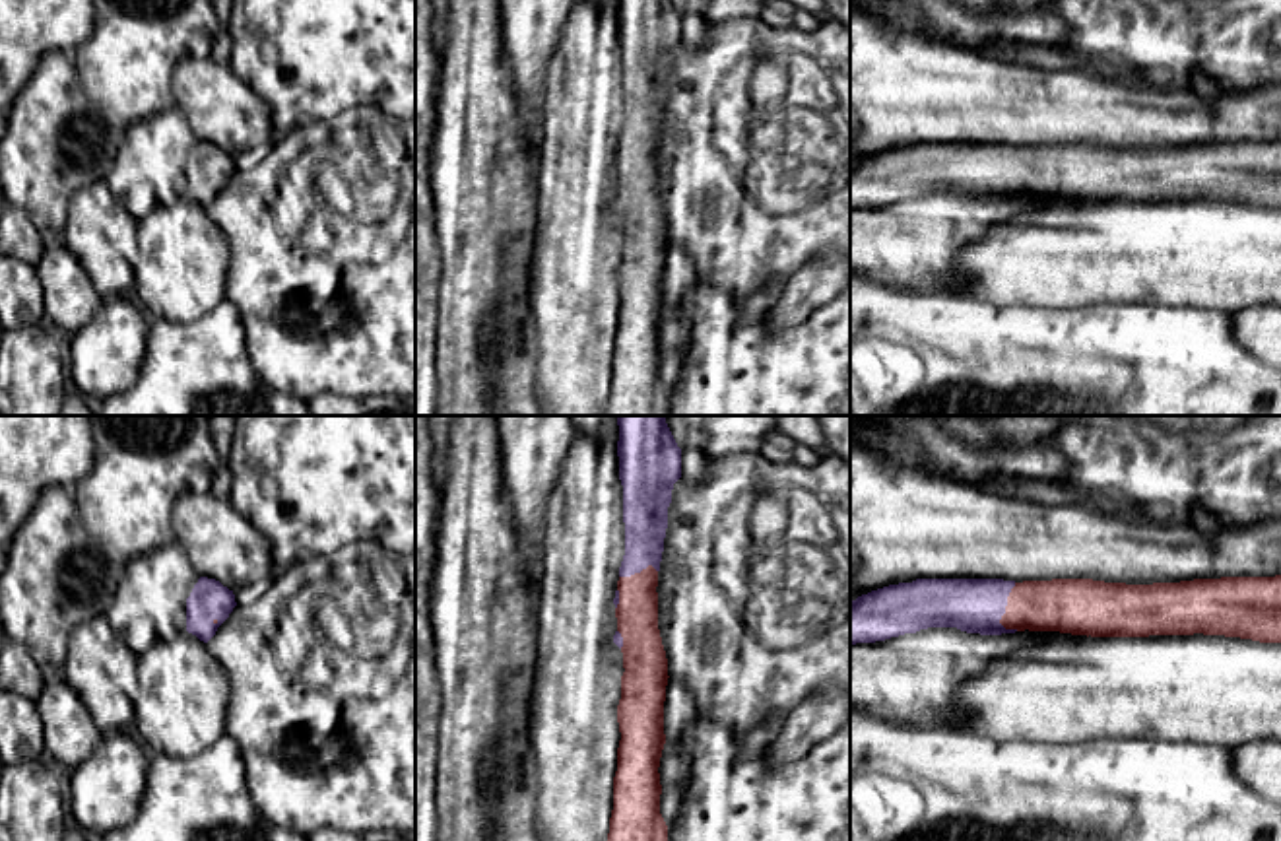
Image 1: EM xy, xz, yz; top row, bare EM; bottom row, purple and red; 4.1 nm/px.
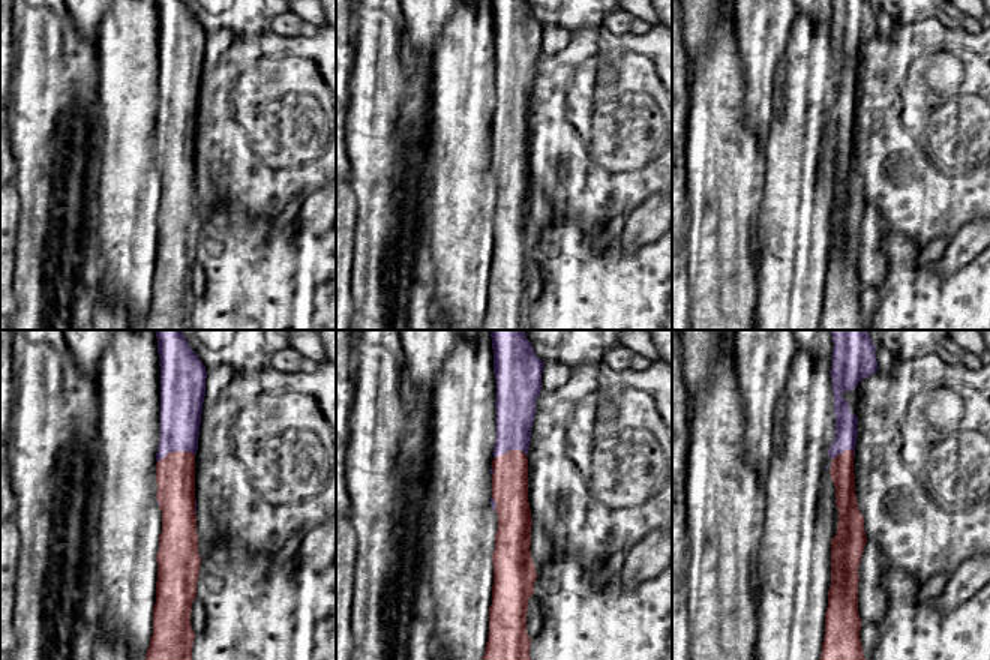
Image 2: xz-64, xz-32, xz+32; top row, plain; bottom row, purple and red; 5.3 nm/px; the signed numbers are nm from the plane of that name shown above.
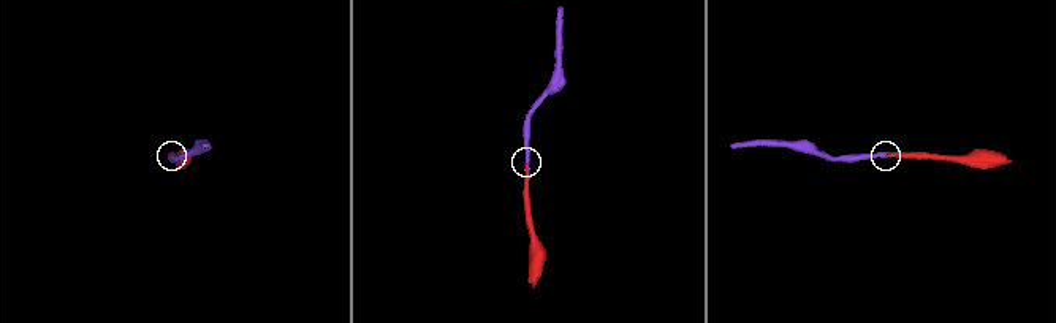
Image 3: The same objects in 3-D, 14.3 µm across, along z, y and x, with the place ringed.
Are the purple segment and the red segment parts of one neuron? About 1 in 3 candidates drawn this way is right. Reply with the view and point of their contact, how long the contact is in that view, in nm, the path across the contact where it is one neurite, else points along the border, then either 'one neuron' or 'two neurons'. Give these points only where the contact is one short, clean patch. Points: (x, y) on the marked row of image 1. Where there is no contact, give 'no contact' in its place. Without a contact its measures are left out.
contact yz (1006, 605); length 200 nm; one neuron

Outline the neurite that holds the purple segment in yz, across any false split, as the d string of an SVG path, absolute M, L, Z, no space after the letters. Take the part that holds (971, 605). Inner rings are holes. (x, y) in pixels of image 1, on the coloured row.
M1281 575L1126 585L1093 579L916 579L850 602L850 645L928 627L1091 637L1225 635L1281 643Z

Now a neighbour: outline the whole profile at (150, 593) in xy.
M177 542L157 548L116 569L105 618L132 653L142 655L155 641L186 631L186 598L198 579Z

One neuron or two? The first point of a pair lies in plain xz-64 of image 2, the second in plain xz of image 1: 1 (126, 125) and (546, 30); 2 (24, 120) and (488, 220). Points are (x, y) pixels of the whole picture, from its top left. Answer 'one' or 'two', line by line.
1: two
2: one

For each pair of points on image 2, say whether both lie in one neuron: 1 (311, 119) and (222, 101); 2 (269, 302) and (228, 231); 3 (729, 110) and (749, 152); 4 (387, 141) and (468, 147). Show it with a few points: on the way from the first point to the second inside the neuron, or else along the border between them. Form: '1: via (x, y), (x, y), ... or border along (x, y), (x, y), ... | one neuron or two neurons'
1: via (293, 141), (290, 144), (266, 144), (245, 123) | one neuron
2: via (254, 284), (243, 257), (236, 249) | one neuron
3: via (729, 120), (729, 132), (738, 141) | one neuron
4: border along (432, 110), (429, 180) | two neurons

